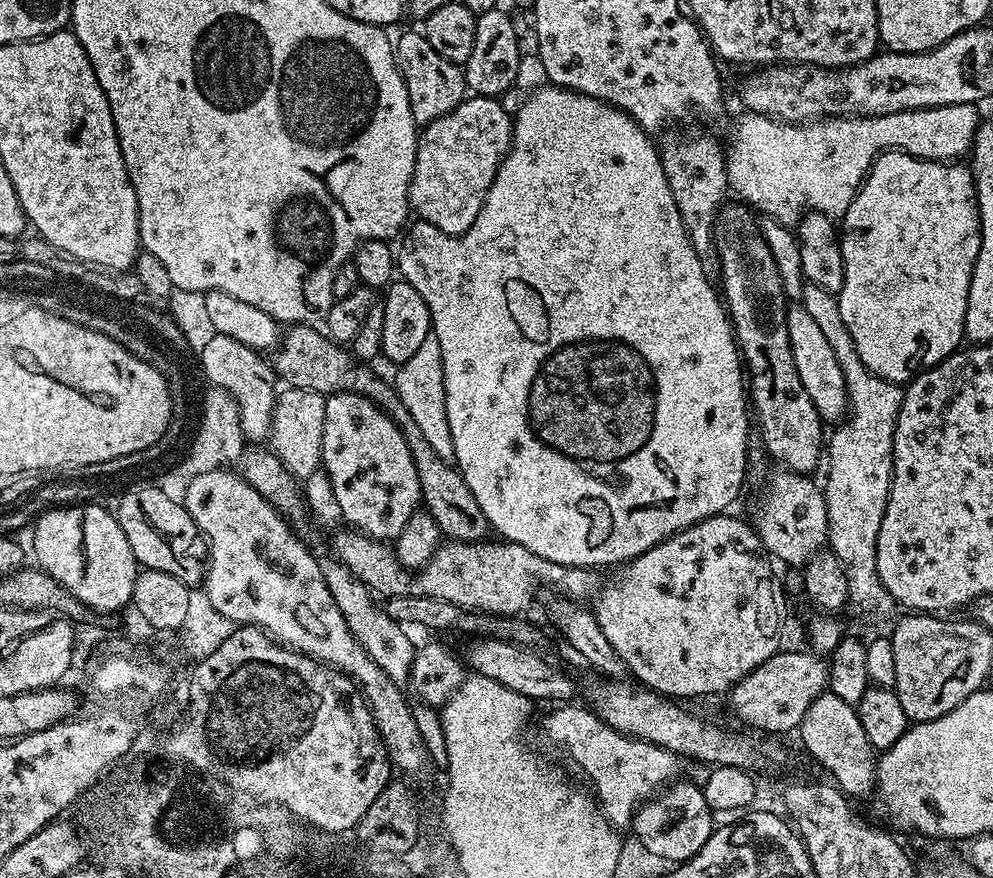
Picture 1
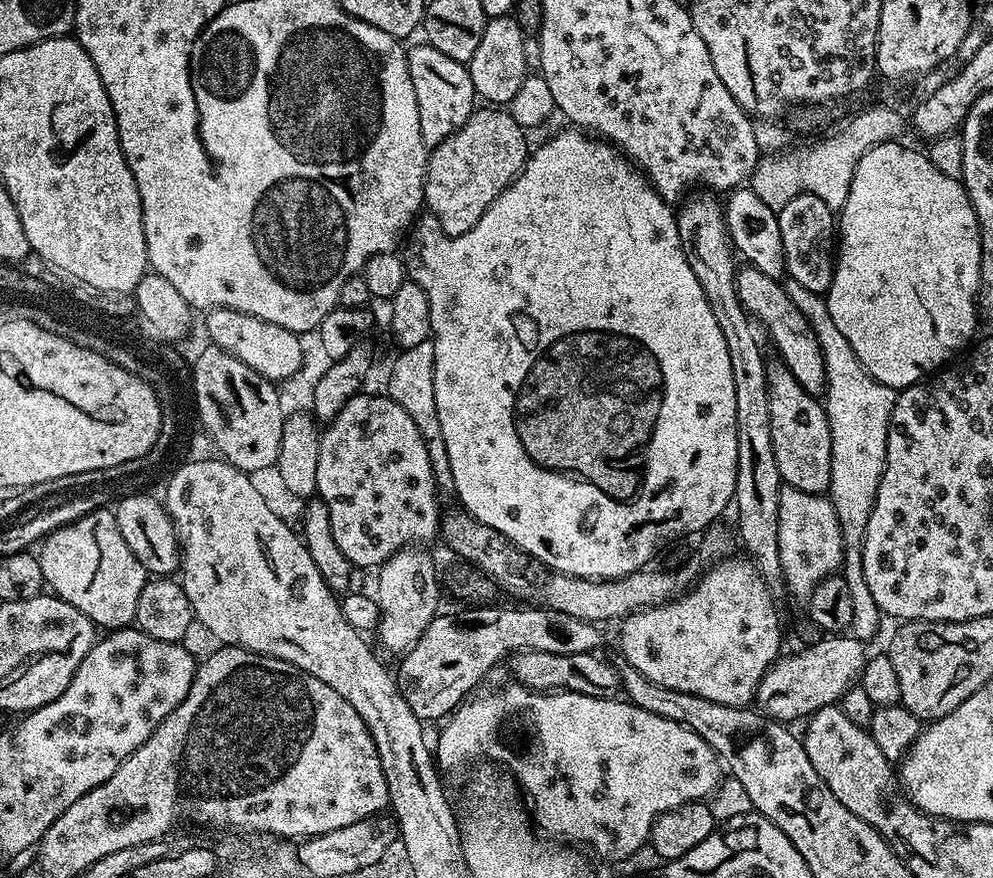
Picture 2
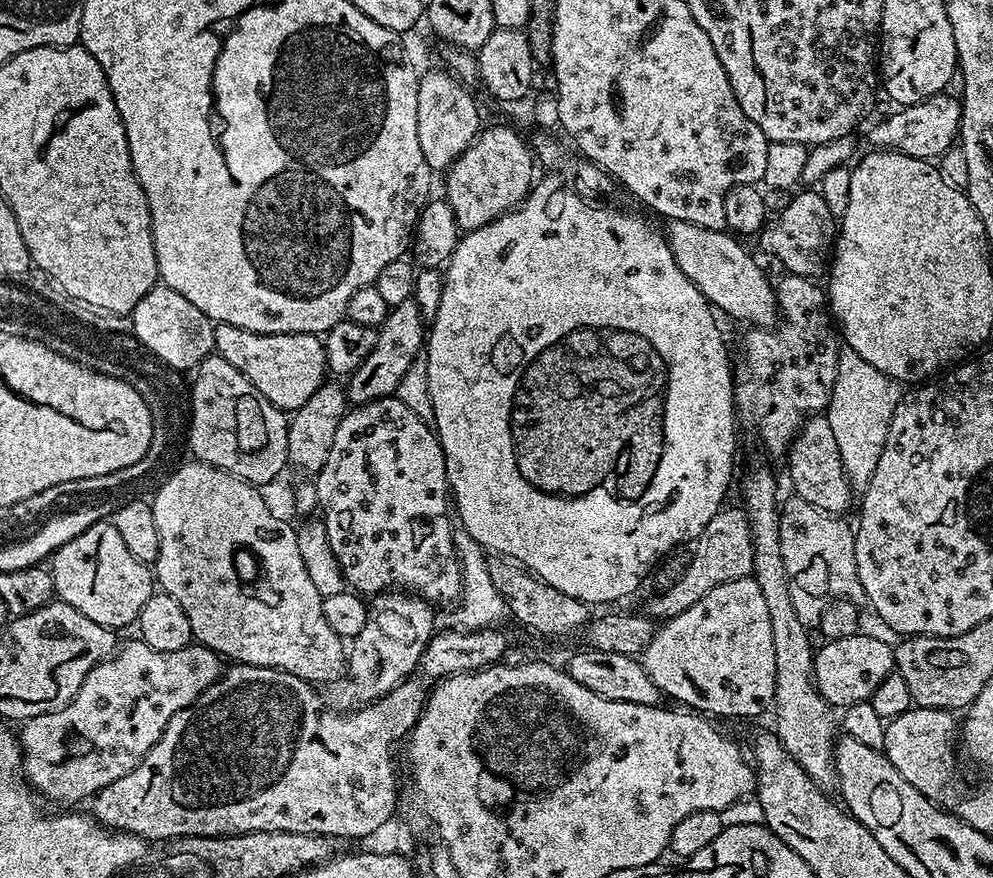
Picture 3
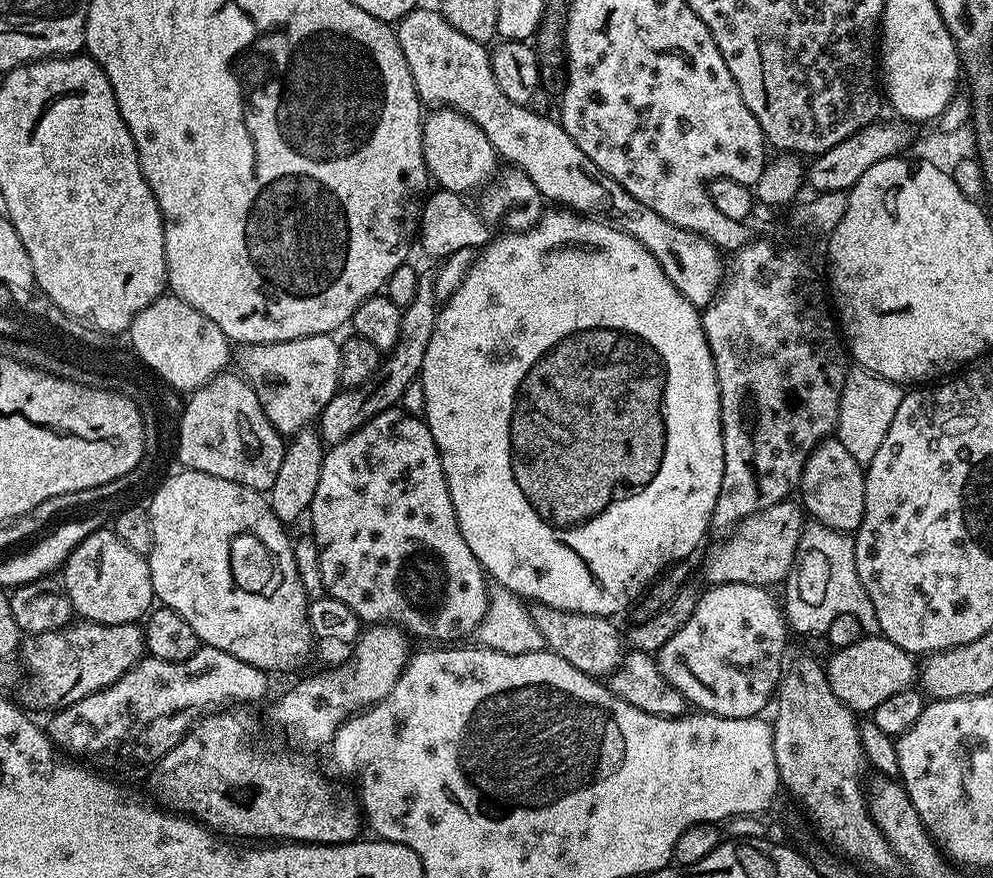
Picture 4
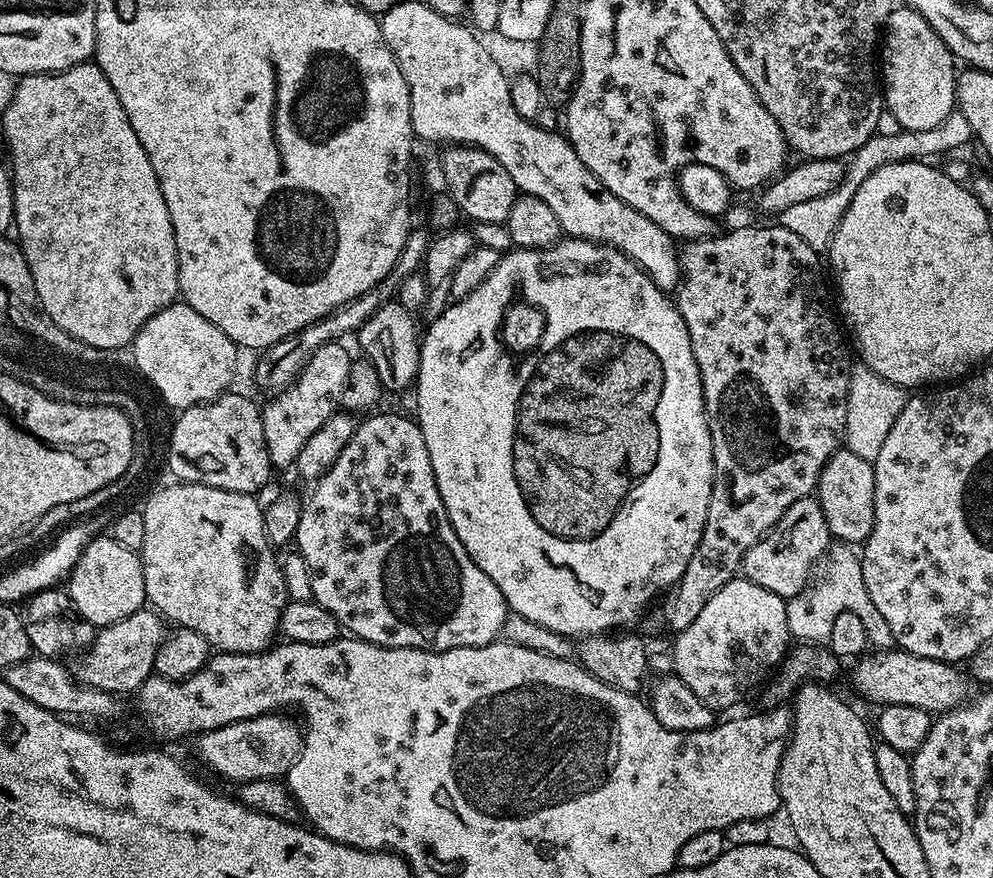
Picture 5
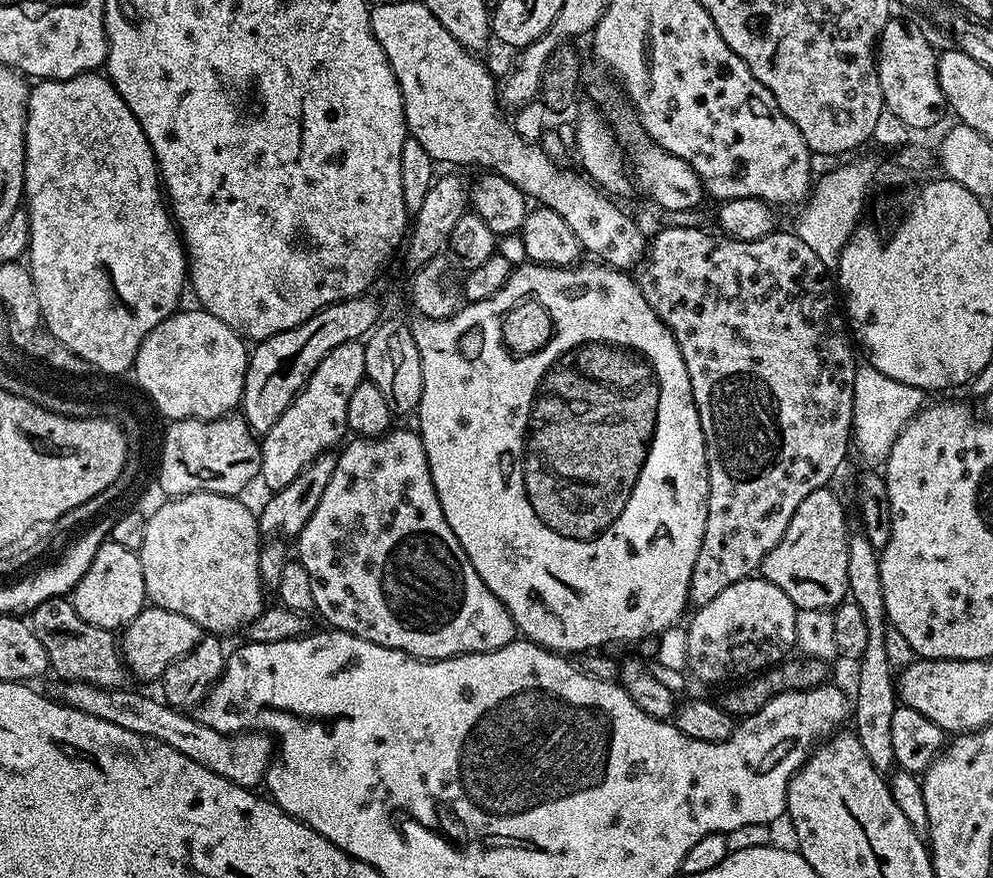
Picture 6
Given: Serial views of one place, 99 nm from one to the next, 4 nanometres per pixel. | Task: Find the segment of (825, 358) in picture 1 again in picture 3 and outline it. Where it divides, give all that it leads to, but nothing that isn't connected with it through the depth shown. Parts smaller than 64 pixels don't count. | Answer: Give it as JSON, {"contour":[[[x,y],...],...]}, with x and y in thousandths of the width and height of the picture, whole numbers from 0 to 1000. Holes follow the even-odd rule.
{"contour":[[[675,251],[671,255],[671,272],[679,298],[683,298],[683,308],[687,308],[687,312],[691,312],[691,317],[703,326],[718,352],[726,356],[729,354],[741,364],[754,364],[754,370],[763,374],[777,374],[782,368],[783,352],[778,320],[773,320],[764,298],[745,279],[748,277],[736,263],[724,264],[699,253]]]}

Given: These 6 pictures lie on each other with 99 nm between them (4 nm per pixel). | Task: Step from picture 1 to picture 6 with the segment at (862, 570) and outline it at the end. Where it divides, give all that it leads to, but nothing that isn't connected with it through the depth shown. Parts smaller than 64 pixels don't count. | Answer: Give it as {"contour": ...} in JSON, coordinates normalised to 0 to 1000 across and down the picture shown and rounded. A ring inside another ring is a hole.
{"contour":[[[873,412],[867,413],[860,426],[860,467],[856,493],[861,518],[863,515],[874,531],[889,530],[904,494],[908,494],[910,486],[922,475],[927,465],[932,464],[931,451],[932,443],[912,440],[912,435],[892,431],[888,421]]]}

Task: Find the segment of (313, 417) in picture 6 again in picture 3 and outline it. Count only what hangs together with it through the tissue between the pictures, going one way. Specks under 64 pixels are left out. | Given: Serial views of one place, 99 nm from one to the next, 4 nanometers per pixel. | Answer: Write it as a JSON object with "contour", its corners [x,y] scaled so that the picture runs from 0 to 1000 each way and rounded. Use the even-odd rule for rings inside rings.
{"contour":[[[218,369],[217,400],[236,417],[275,462],[293,472],[303,465],[328,433],[326,390],[313,378],[253,378],[240,371]]]}

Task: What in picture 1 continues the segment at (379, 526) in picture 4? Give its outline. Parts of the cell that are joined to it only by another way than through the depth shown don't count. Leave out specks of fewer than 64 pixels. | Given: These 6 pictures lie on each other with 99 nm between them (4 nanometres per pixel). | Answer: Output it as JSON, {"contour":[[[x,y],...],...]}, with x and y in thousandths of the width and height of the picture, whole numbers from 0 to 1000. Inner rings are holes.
{"contour":[[[336,446],[329,452],[323,522],[351,603],[376,615],[395,617],[424,577],[421,535],[417,535],[417,522],[413,522],[405,490],[362,446]]]}

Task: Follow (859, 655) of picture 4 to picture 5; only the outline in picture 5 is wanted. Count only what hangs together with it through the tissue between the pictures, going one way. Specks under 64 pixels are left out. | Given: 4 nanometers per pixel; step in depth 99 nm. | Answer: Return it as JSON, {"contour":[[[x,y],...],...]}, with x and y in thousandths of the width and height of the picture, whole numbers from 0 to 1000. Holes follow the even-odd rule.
{"contour":[[[882,740],[871,746],[859,768],[858,774],[862,784],[882,804],[891,802],[911,802],[924,804],[924,809],[933,809],[940,813],[956,811],[965,806],[976,796],[974,769],[966,765],[962,755],[954,752],[938,752],[928,749],[919,743],[909,740]]]}

